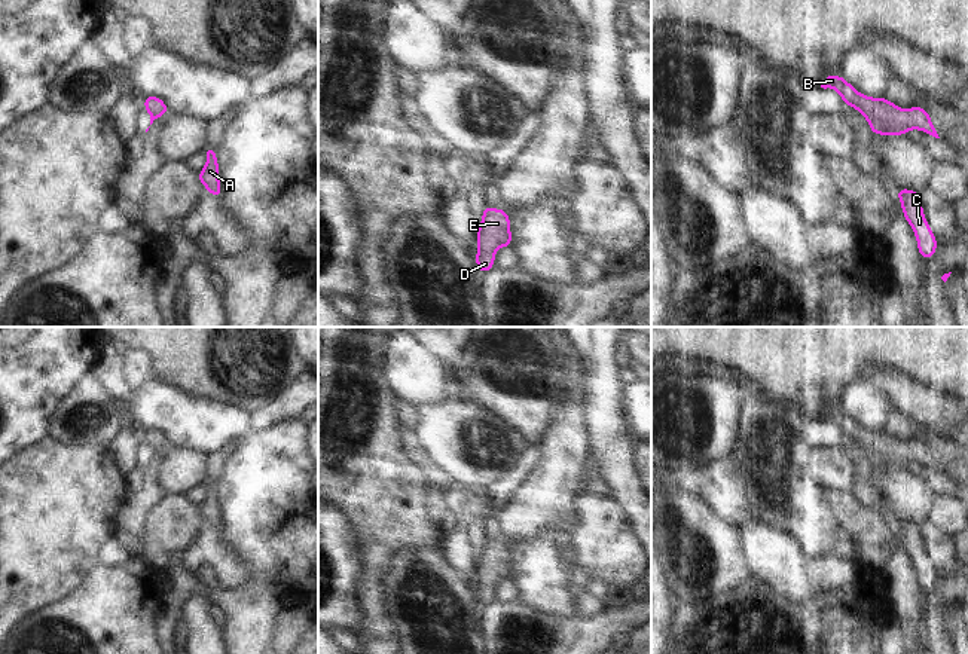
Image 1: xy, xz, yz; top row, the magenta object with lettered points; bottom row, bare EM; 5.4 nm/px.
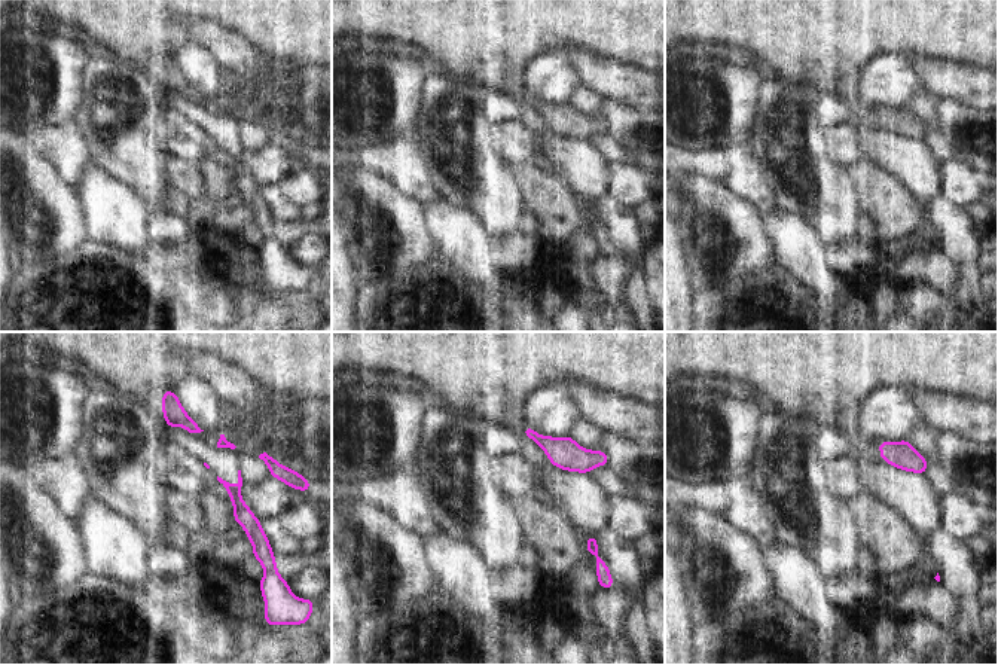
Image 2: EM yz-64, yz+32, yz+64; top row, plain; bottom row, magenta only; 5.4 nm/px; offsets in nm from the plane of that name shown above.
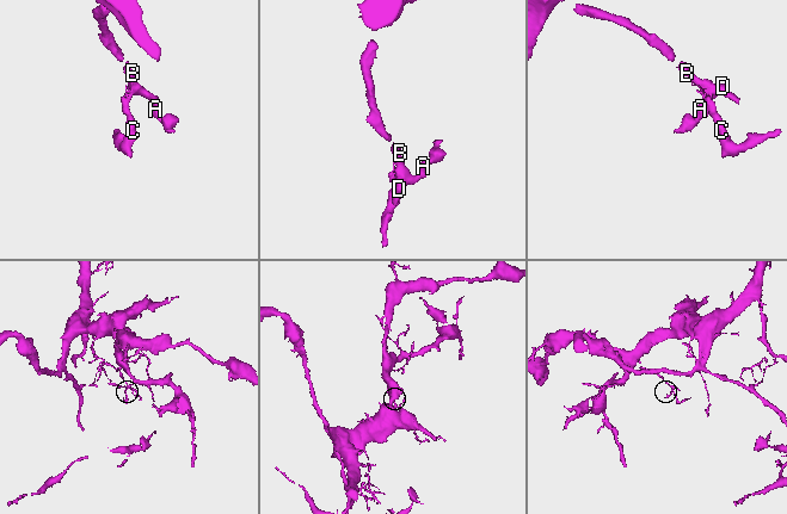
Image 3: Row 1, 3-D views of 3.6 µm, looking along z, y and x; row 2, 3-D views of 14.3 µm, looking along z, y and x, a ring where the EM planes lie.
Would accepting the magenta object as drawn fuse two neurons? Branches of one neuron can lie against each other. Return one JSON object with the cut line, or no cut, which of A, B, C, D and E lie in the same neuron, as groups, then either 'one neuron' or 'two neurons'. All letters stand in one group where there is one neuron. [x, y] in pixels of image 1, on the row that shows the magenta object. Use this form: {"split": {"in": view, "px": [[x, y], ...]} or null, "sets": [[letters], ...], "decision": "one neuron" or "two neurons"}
{"split": {"in": "yz", "px": [[864, 115], [888, 133]]}, "sets": [["A", "B", "D", "E"], ["C"]], "decision": "two neurons"}

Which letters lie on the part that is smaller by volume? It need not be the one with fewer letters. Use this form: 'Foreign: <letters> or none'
Foreign: C

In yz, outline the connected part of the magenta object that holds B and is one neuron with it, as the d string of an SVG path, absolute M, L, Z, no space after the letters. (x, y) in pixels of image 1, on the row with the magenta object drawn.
M827 74L821 88L833 88L843 101L849 103L855 110L868 117L874 125L883 128L891 135L906 135L910 129L923 131L940 138L928 111L923 107L900 109L889 100L871 98L859 94L843 76Z

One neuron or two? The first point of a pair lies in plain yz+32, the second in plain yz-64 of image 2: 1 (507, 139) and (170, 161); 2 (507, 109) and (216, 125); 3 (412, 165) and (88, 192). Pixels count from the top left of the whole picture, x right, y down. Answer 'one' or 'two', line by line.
1: two
2: one
3: two

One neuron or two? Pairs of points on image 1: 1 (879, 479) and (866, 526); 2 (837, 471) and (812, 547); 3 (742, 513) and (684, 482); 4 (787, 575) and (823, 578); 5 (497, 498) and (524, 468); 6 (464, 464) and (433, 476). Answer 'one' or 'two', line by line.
1: two
2: two
3: one
4: two
5: one
6: two

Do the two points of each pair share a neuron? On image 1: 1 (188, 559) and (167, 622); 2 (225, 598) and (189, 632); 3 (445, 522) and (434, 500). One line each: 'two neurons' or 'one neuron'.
1: two neurons
2: two neurons
3: one neuron

